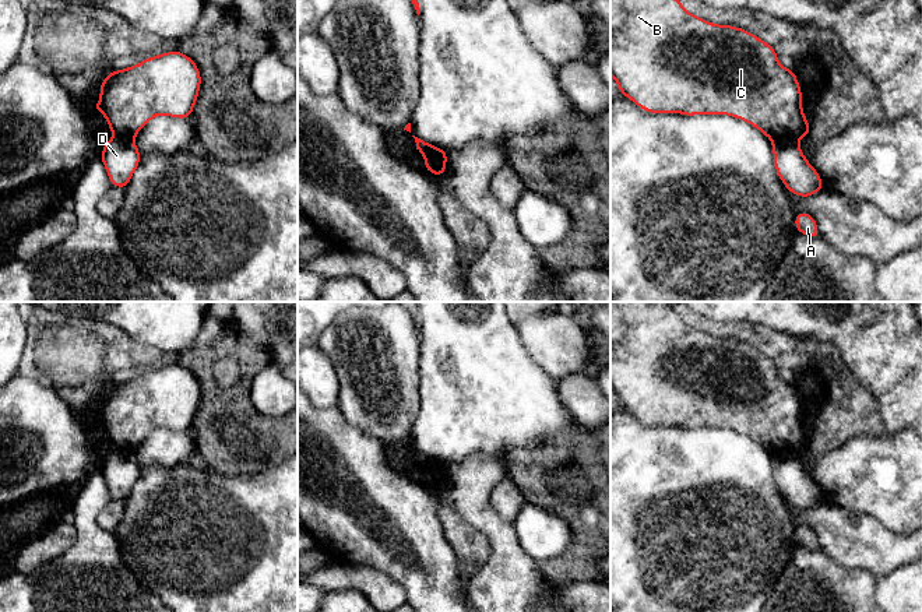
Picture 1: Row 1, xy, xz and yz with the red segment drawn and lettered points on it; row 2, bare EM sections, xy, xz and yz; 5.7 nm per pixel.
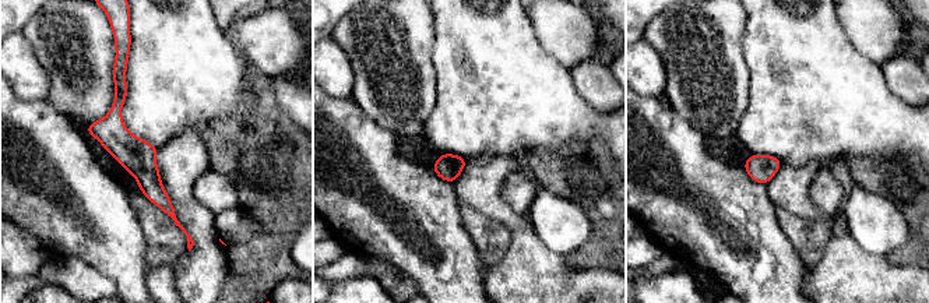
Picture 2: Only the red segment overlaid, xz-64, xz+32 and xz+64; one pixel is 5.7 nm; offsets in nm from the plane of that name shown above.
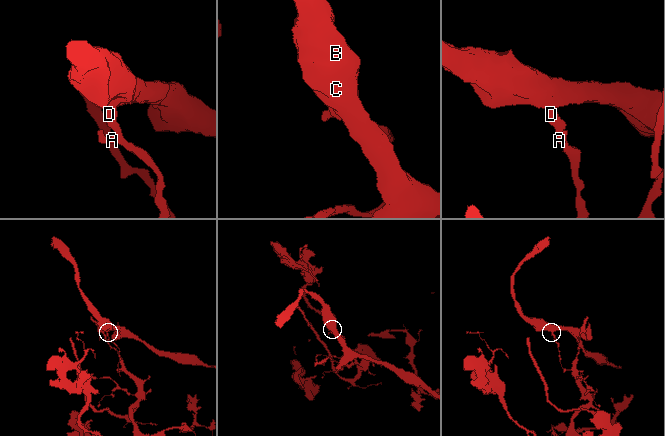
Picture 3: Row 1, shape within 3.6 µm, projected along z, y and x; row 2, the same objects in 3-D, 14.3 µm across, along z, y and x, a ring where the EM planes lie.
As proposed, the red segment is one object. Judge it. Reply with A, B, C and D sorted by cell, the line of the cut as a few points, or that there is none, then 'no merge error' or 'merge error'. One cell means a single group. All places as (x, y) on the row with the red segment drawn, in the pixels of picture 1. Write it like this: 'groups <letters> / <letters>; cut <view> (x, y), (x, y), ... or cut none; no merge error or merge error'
groups A D / B C; cut yz (796, 137), (777, 139), (773, 143); merge error

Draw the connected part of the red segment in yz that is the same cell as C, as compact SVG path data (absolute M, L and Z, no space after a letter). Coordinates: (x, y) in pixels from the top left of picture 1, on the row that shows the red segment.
M610 0L610 74L613 75L620 92L631 99L637 106L650 113L680 113L694 115L729 115L754 126L773 143L784 138L800 138L810 134L810 123L802 109L802 91L793 70L780 64L773 46L743 28L732 25L718 25L686 11L679 0Z

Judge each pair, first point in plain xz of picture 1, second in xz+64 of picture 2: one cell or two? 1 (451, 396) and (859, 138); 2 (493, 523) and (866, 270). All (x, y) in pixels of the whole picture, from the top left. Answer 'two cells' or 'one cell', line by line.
1: one cell
2: one cell

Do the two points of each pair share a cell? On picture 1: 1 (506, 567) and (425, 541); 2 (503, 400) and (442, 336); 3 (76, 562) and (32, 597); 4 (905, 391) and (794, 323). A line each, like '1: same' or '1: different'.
1: different
2: same
3: same
4: same

